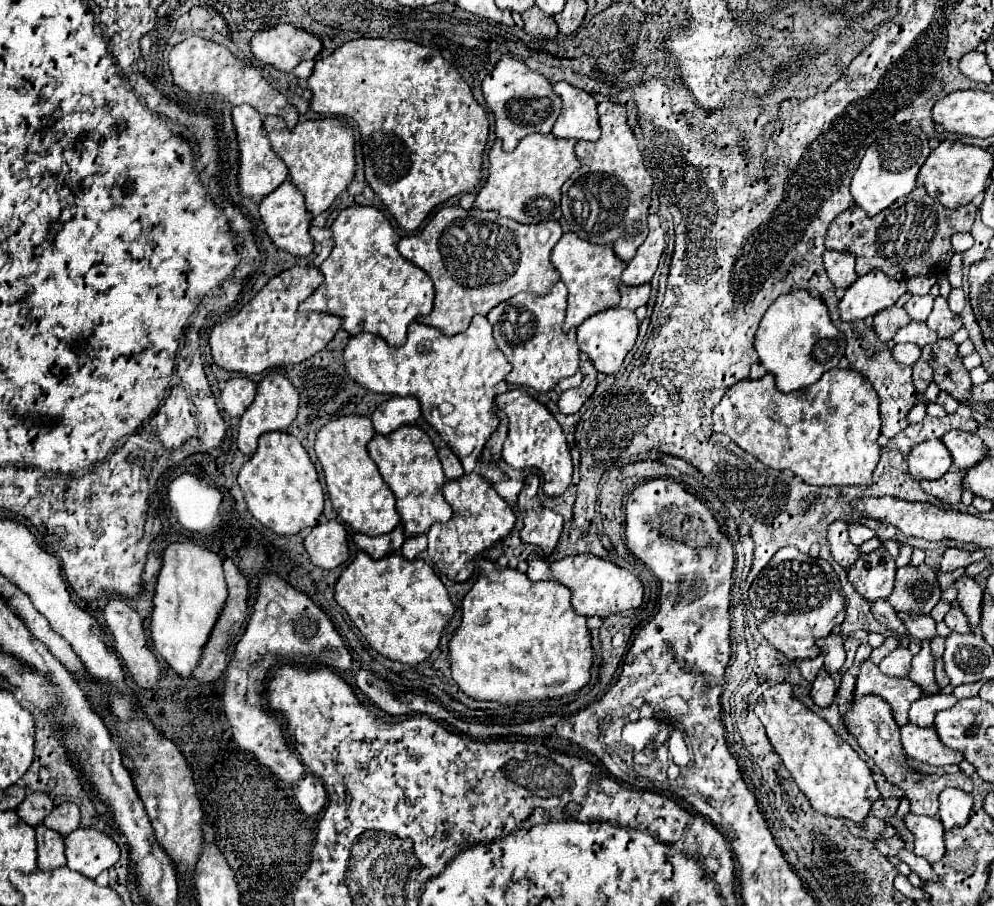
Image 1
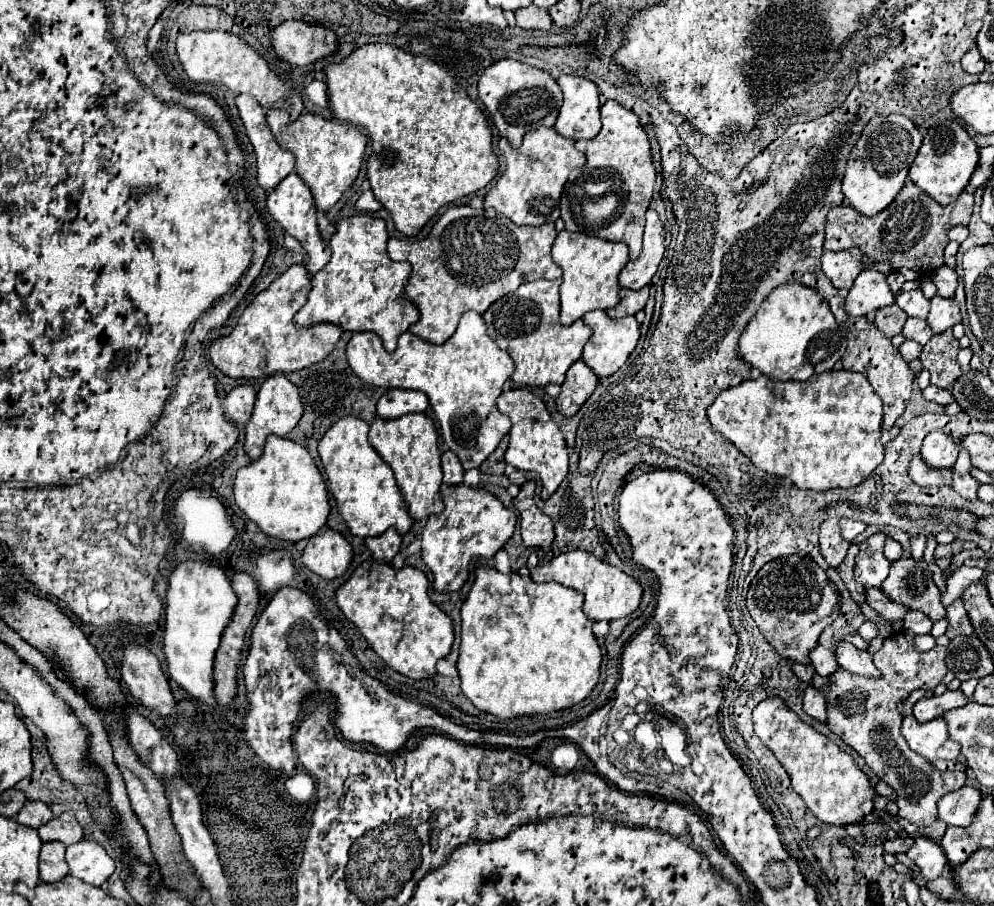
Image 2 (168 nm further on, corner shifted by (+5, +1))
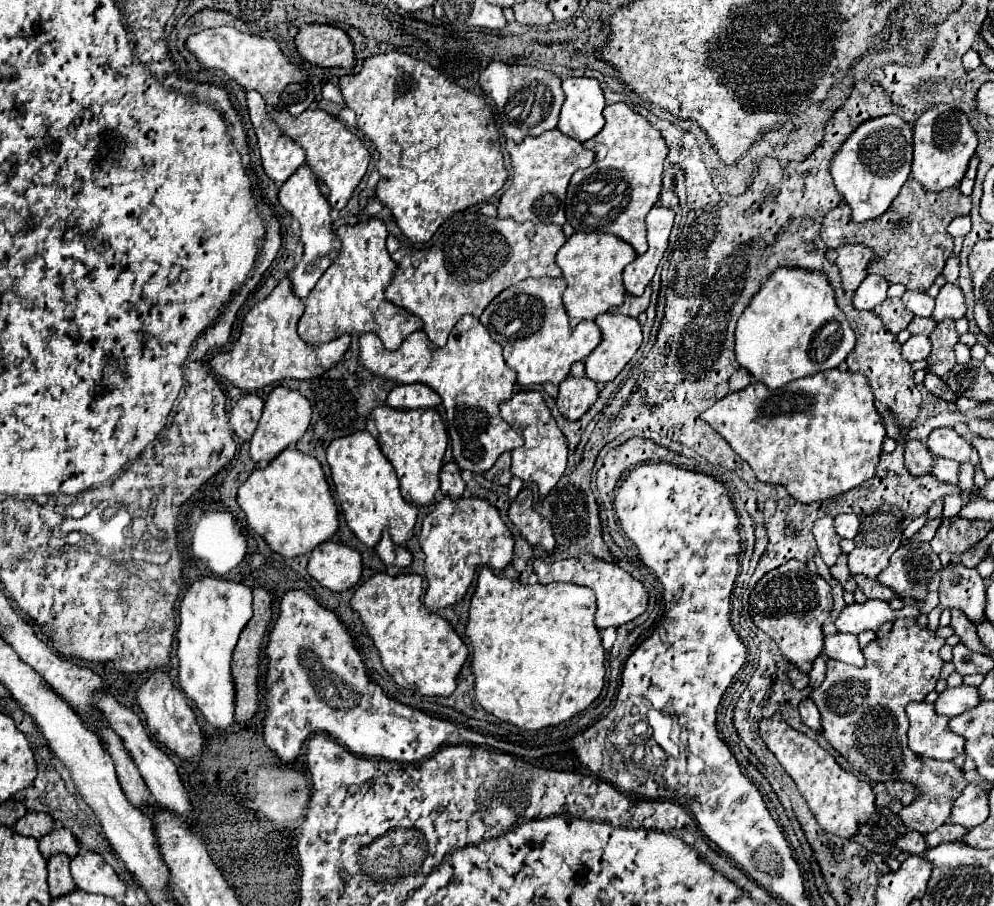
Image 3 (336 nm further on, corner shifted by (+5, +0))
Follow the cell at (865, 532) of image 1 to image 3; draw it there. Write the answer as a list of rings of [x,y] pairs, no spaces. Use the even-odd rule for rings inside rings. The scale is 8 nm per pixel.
[[[836,515],[834,517],[834,527],[836,533],[844,539],[854,539],[860,527],[860,519],[856,515]]]

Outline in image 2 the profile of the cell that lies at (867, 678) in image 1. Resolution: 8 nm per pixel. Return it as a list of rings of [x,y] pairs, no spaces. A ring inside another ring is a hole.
[[[842,642],[836,648],[836,660],[840,668],[848,670],[854,676],[868,676],[868,678],[878,678],[878,668],[872,662],[872,656],[866,650],[858,650],[850,642]]]

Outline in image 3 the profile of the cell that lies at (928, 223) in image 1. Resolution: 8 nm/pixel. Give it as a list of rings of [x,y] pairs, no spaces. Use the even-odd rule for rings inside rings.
[[[910,177],[898,199],[888,207],[886,215],[880,215],[874,221],[854,223],[850,217],[848,205],[838,205],[826,213],[822,223],[822,241],[826,247],[840,247],[844,243],[864,243],[878,255],[872,263],[872,270],[868,274],[883,276],[888,283],[902,283],[906,289],[912,291],[928,291],[934,279],[942,273],[946,259],[952,255],[954,239],[946,233],[946,227],[952,219],[968,215],[972,207],[972,199],[962,195],[958,187],[950,187],[940,193],[924,191],[922,185]]]

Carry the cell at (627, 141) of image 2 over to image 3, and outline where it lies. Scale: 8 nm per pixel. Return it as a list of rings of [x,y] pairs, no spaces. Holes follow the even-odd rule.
[[[614,103],[604,107],[604,129],[584,143],[586,149],[596,153],[594,165],[588,169],[578,169],[572,175],[568,193],[566,193],[566,221],[576,231],[590,231],[586,225],[588,209],[596,203],[610,203],[618,207],[616,219],[600,225],[604,233],[612,233],[626,243],[630,243],[638,255],[648,249],[646,241],[646,213],[658,201],[662,189],[664,159],[668,155],[668,145],[658,129],[654,129],[640,113],[634,113],[626,103]]]

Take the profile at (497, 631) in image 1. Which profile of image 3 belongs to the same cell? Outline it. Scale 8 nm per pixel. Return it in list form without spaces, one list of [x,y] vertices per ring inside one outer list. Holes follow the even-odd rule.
[[[484,567],[470,603],[470,621],[466,635],[472,643],[472,671],[476,675],[476,701],[494,717],[516,727],[538,731],[556,727],[576,713],[590,707],[604,687],[604,647],[594,625],[596,599],[588,587],[572,583],[522,585],[498,577]]]

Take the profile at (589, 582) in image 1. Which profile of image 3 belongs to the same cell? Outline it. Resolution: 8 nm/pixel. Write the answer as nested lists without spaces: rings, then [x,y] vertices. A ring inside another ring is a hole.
[[[582,555],[576,559],[556,561],[552,565],[546,565],[544,561],[534,561],[534,571],[540,579],[540,583],[552,583],[552,581],[566,581],[566,583],[578,583],[594,589],[598,599],[598,629],[606,627],[620,627],[638,615],[642,615],[648,607],[648,593],[640,581],[636,581],[630,573],[620,569],[616,563],[602,561],[594,555]]]

